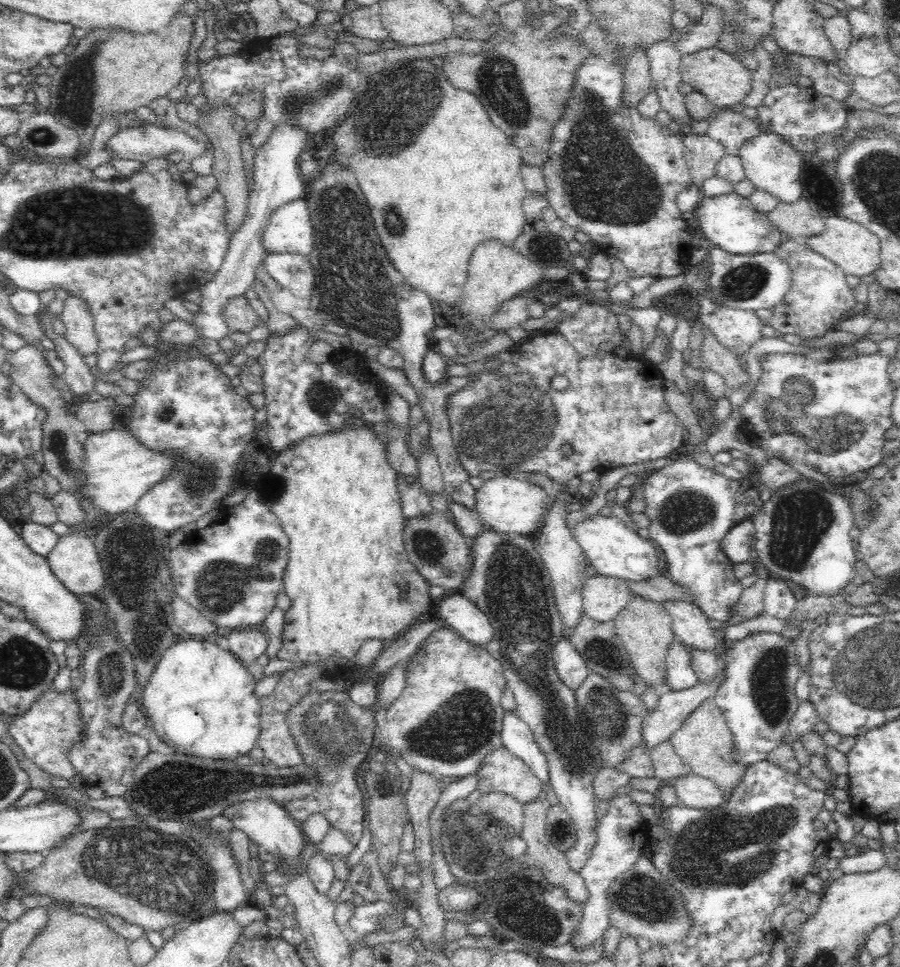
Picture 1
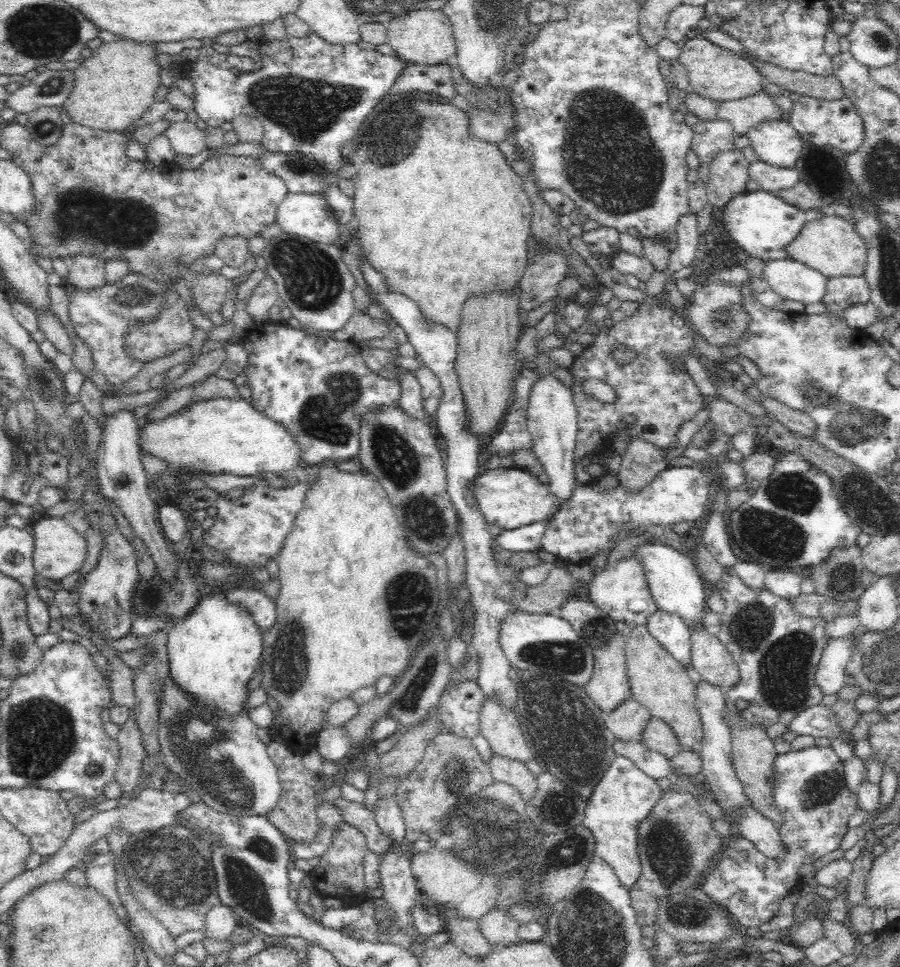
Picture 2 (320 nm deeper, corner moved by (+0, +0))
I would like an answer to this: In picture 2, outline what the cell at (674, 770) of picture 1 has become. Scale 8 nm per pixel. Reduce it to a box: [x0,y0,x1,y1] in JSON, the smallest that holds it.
[641,717,683,759]

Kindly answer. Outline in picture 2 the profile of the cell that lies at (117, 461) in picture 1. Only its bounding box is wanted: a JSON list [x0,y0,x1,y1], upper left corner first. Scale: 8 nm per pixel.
[139,398,308,494]

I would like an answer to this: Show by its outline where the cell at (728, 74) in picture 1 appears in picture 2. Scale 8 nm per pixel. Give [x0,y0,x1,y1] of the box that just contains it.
[678,35,763,121]

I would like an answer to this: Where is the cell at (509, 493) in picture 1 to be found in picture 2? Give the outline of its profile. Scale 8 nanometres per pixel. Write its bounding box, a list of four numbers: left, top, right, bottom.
[471,466,558,530]

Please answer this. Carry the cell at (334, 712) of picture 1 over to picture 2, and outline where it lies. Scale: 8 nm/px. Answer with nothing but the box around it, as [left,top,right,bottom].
[312,823,368,906]

